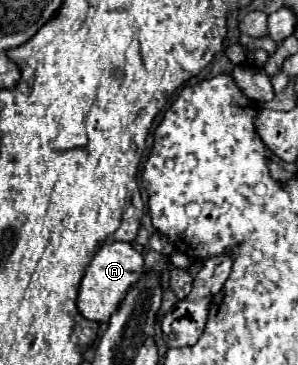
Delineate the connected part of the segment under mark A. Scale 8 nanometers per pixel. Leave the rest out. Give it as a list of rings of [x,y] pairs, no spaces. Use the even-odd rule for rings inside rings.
[[[115,241],[109,245],[103,245],[97,255],[91,259],[77,297],[77,309],[85,319],[107,323],[109,317],[119,309],[121,301],[125,299],[131,285],[137,283],[137,279],[143,275],[143,255],[133,249],[131,243]]]

